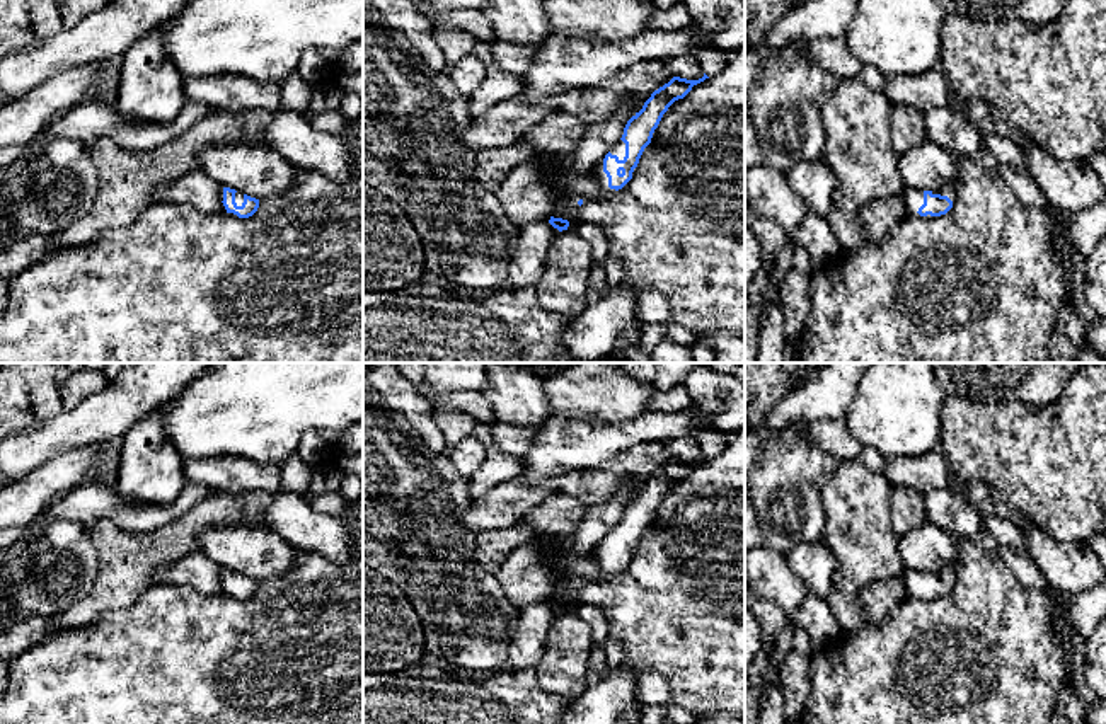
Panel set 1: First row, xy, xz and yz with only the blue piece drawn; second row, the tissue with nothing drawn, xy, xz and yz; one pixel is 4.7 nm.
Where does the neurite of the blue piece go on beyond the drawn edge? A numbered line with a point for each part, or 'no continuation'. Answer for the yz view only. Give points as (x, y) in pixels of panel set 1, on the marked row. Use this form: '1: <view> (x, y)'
1: yz (914, 200)

